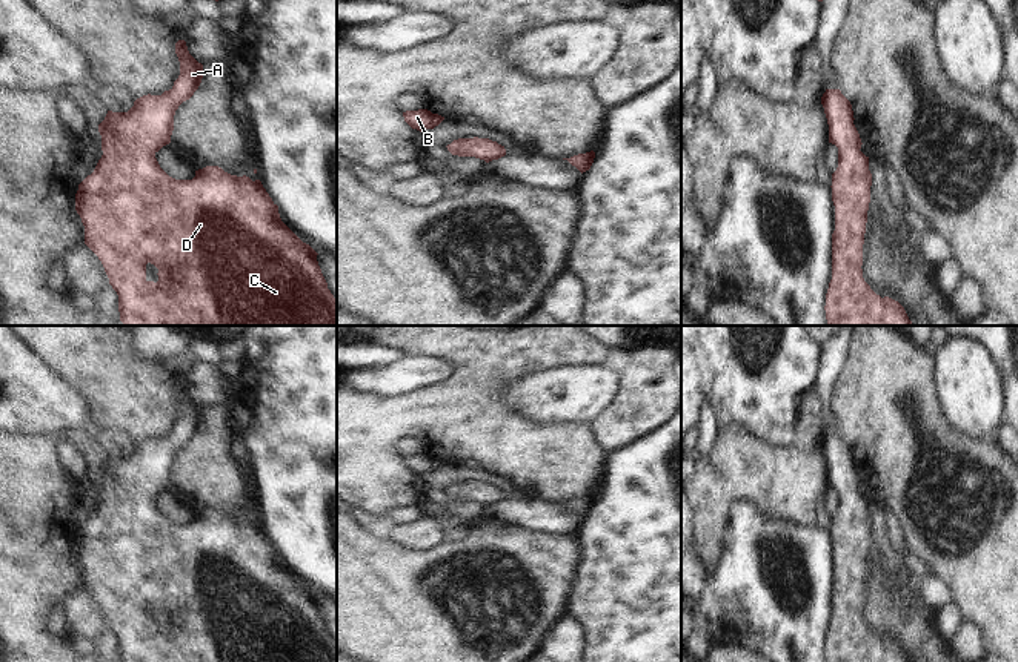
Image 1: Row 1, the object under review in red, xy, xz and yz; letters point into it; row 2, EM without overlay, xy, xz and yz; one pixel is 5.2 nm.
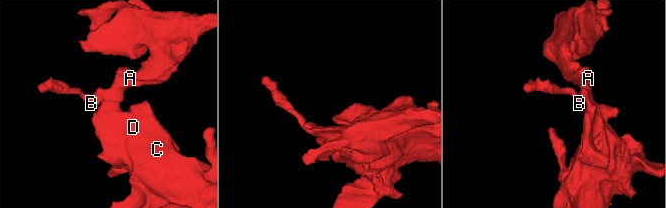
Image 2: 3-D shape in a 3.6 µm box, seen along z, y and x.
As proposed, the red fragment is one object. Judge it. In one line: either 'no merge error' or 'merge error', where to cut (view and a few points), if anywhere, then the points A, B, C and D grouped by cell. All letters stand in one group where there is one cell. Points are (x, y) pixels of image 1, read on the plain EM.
no merge error; no cut; A B C D

